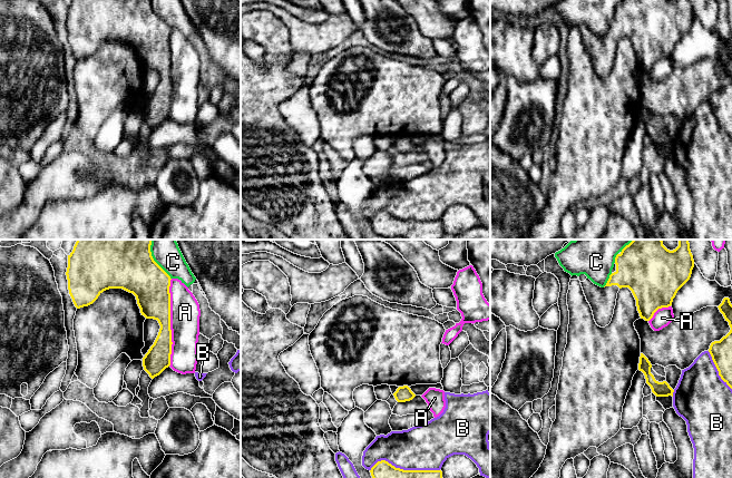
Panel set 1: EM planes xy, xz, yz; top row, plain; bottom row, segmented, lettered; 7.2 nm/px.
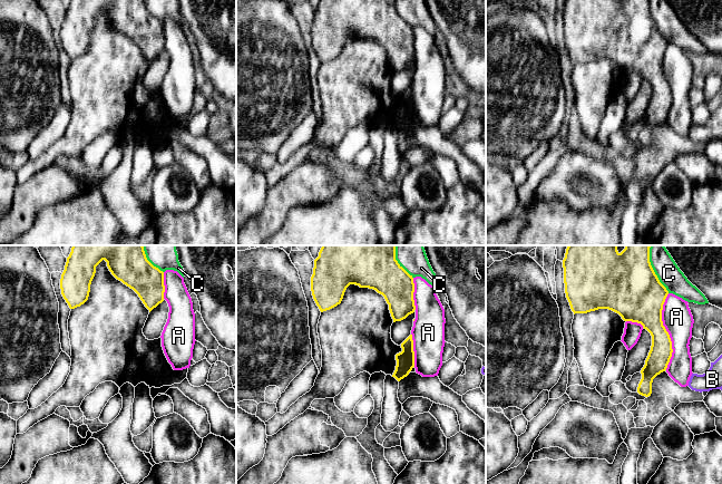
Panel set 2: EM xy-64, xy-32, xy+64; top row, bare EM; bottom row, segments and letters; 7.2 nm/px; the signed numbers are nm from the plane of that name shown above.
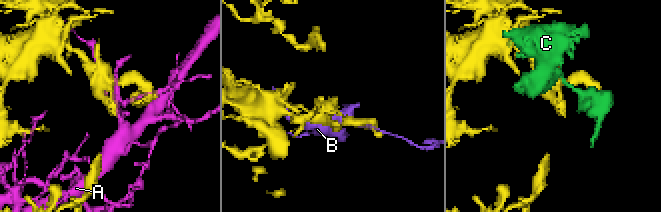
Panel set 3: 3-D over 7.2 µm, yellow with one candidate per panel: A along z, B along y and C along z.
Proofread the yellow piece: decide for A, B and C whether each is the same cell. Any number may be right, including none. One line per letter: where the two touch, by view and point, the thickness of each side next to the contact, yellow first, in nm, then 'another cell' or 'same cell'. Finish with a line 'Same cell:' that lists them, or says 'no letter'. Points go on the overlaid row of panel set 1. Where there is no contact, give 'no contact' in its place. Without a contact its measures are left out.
A: contact xy (169, 322); calibres 240 and 220 nm; another cell
B: contact xz (404, 470); calibres 130 and 320 nm; another cell
C: contact xy (153, 260); calibres 460 and 200 nm; another cell
Same cell: no letter

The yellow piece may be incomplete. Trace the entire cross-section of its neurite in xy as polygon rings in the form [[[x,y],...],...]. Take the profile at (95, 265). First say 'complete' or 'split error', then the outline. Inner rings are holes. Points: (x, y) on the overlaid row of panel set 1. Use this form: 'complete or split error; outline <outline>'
split error; outline [[[77,240],[68,255],[68,290],[77,309],[92,304],[109,289],[123,289],[136,296],[141,315],[157,320],[160,329],[148,352],[143,358],[144,370],[153,379],[148,394],[153,399],[184,392],[201,398],[212,398],[199,387],[195,373],[182,374],[170,365],[170,276],[154,261],[150,252],[152,240]]]

